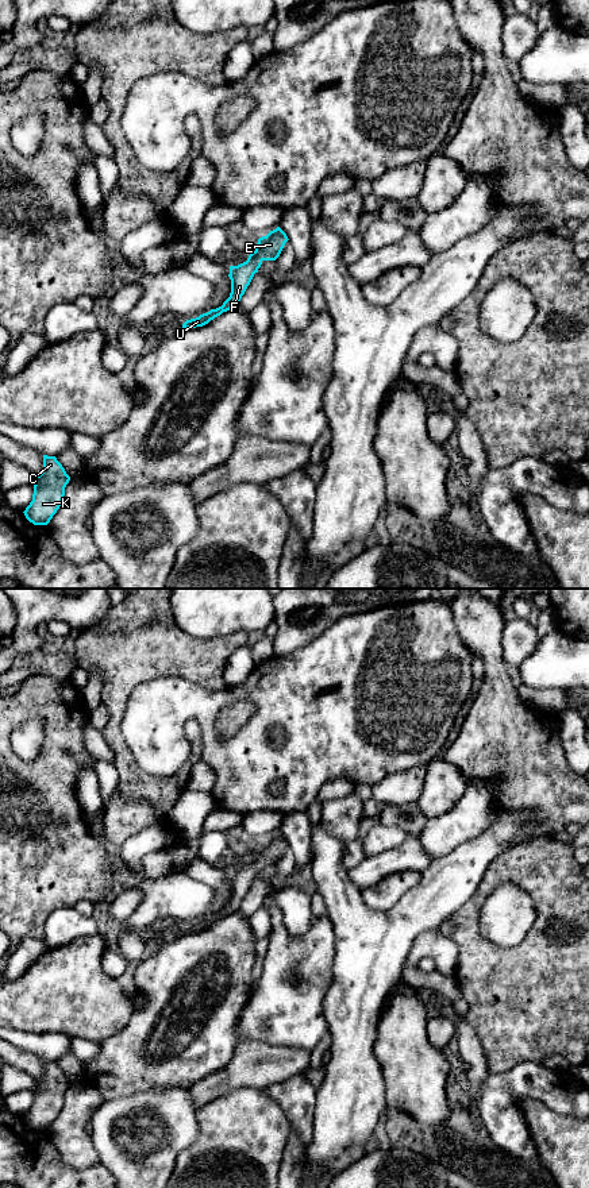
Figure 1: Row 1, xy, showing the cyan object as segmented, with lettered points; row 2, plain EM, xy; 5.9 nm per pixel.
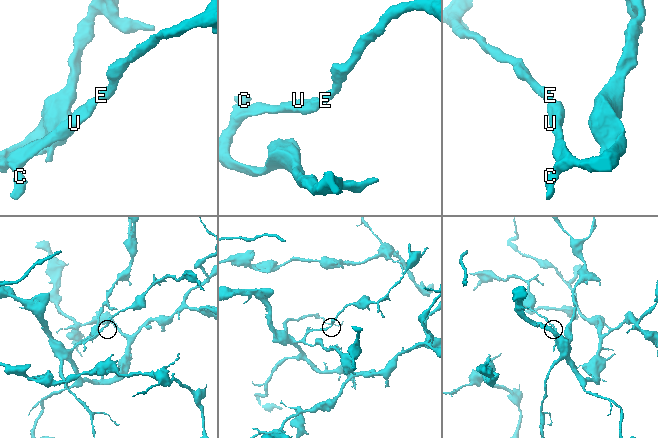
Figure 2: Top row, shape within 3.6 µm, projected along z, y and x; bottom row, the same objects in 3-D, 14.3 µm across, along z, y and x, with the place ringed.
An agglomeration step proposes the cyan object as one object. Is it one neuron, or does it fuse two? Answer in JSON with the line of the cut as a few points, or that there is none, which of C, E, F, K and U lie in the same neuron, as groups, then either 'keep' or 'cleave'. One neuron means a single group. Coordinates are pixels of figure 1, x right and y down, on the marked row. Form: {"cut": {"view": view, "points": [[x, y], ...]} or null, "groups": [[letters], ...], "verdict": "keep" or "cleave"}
{"cut": null, "groups": [["C", "E", "F", "K", "U"]], "verdict": "keep"}

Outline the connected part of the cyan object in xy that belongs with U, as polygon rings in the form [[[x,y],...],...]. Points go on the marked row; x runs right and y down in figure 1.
[[[280,227],[270,231],[266,236],[259,238],[255,250],[250,252],[246,262],[238,266],[230,266],[228,277],[231,279],[231,293],[223,305],[216,309],[211,309],[196,319],[186,320],[182,324],[182,328],[203,327],[215,317],[220,316],[223,312],[235,309],[254,274],[258,273],[262,262],[276,261],[288,240],[286,234]]]

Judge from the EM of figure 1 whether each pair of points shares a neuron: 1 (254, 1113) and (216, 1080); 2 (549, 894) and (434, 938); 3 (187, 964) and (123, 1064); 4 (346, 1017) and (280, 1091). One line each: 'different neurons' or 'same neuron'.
1: different neurons
2: different neurons
3: same neuron
4: different neurons

